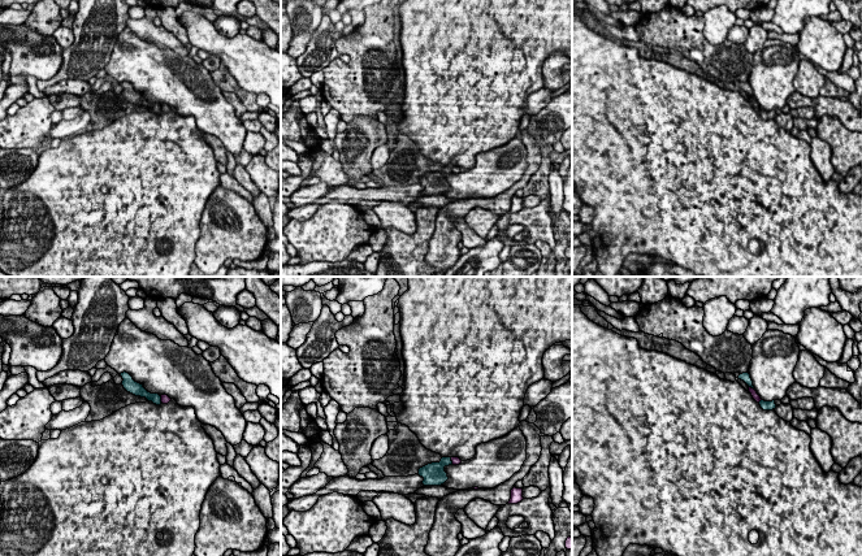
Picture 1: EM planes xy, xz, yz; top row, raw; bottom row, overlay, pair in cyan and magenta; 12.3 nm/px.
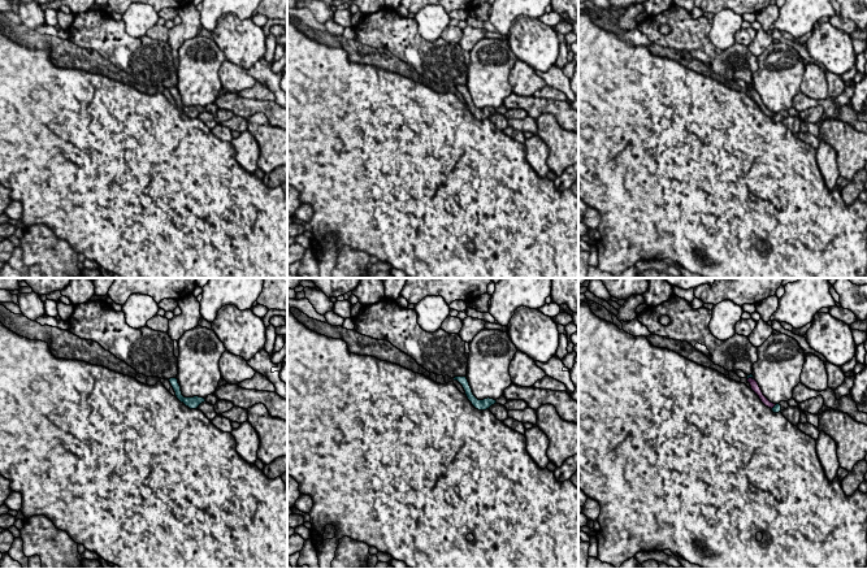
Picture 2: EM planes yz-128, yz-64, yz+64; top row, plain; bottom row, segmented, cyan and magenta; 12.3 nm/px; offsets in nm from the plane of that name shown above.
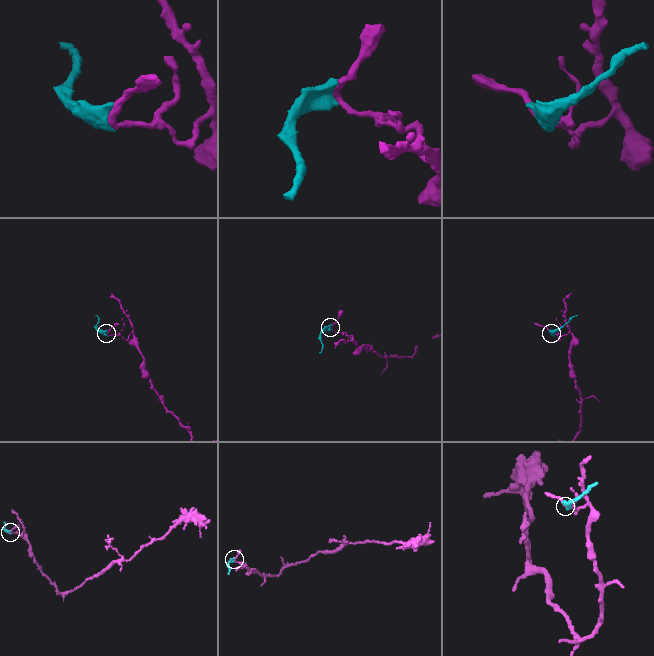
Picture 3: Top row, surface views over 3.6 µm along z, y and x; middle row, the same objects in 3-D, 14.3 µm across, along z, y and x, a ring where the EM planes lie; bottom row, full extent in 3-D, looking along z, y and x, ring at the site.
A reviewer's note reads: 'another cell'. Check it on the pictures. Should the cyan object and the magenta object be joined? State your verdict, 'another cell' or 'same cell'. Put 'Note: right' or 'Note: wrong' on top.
Note: right
another cell

